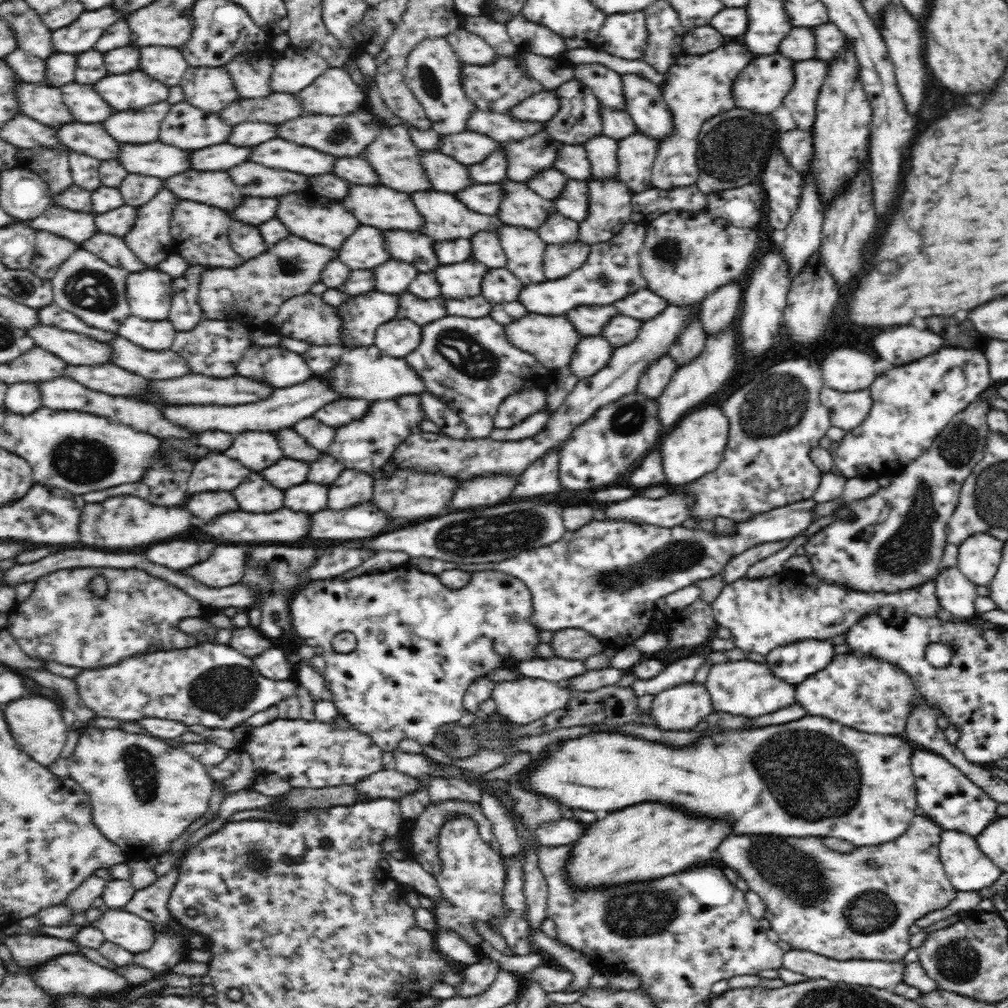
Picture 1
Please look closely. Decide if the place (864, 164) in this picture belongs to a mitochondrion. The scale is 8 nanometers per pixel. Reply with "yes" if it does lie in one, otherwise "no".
no

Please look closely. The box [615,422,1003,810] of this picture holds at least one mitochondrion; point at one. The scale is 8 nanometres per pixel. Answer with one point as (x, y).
(909, 549)

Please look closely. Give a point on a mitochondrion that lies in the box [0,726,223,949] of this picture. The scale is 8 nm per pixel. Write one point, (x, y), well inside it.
(139, 763)

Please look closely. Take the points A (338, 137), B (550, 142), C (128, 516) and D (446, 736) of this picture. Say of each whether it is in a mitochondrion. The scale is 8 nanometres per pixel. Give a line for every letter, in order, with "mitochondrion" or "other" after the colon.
A: mitochondrion
B: other
C: mitochondrion
D: mitochondrion

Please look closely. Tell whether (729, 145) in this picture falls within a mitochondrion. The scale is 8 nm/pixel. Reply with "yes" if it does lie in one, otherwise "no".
yes

